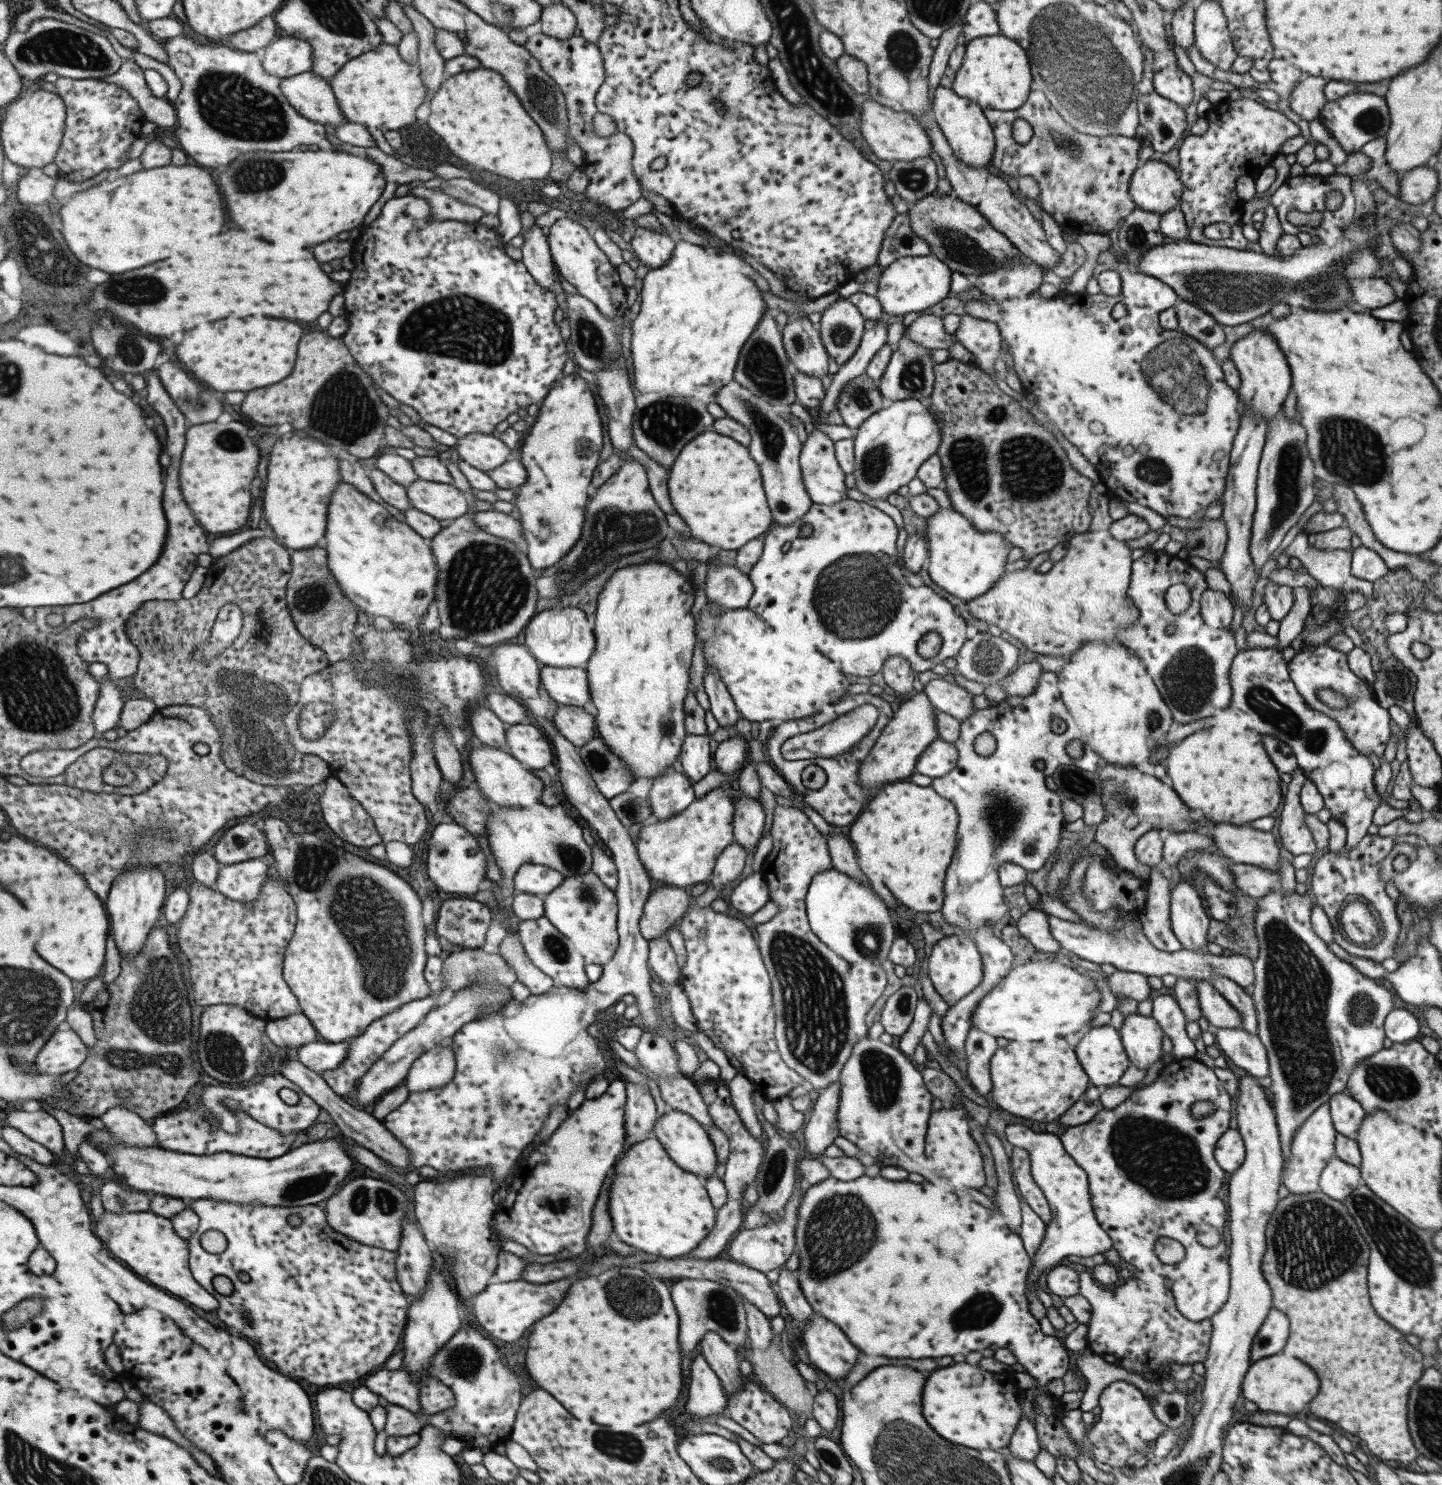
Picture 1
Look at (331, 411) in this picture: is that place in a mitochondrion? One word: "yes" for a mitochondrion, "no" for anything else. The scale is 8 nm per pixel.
yes

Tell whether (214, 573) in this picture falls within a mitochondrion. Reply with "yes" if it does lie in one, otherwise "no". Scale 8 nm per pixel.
no

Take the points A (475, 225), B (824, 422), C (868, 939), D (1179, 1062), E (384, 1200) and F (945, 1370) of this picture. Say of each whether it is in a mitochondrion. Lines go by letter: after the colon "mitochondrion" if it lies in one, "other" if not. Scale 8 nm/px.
A: other
B: other
C: mitochondrion
D: other
E: mitochondrion
F: other

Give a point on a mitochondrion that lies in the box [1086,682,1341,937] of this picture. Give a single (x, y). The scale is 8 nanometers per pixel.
(1262, 702)

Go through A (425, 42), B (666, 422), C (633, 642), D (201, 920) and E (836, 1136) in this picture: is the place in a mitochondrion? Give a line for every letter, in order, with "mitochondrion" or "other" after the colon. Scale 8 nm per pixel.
A: other
B: mitochondrion
C: other
D: other
E: other

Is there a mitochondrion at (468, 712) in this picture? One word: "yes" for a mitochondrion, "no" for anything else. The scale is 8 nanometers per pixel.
no

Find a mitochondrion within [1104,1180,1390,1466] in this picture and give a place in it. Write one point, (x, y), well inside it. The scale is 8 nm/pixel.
(1325, 1242)

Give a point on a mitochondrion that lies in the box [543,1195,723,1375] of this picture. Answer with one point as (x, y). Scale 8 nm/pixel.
(629, 1295)

